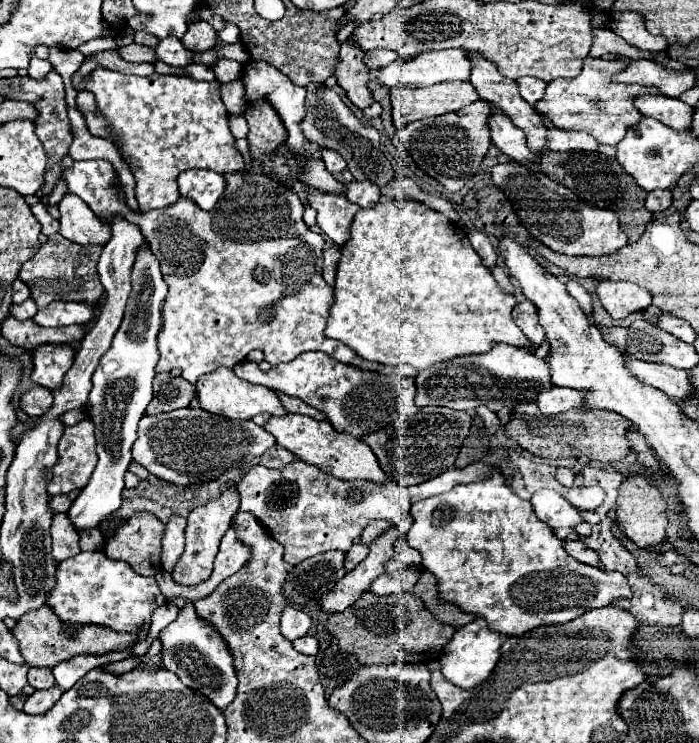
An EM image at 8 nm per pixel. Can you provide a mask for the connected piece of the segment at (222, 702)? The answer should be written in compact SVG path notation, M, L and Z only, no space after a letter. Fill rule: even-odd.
M187 603L183 609L179 609L177 619L159 633L159 641L163 651L161 661L165 663L165 669L175 673L181 683L201 691L219 709L225 709L235 699L237 675L233 667L233 655L229 653L229 647L217 629L213 629L209 621L197 617L193 603Z

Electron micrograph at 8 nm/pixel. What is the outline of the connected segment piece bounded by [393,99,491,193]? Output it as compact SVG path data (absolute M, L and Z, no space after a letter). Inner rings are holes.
M475 101L457 113L447 113L441 117L429 117L425 121L413 121L393 137L393 145L413 157L417 167L439 181L447 191L459 191L479 169L491 145L491 131L487 119L491 115L491 105L487 101Z

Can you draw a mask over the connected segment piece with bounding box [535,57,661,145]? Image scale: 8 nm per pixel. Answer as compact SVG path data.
M587 57L581 75L573 79L555 79L547 83L545 97L535 103L535 109L545 115L553 127L565 129L565 131L585 131L593 135L599 143L605 145L617 145L629 127L637 125L641 121L641 113L633 105L633 99L639 95L653 95L661 93L659 89L645 87L645 85L627 85L627 83L615 83L613 73L625 69L625 61L621 59L593 59Z

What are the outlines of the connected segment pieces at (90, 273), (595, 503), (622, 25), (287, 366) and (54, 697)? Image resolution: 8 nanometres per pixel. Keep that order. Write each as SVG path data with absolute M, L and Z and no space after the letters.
M55 233L39 247L33 259L29 259L21 271L19 279L31 289L31 299L37 303L38 310L45 309L51 301L81 301L97 305L103 299L103 285L97 277L97 261L101 245L77 245L67 241L63 235Z
M571 487L565 499L581 509L597 509L605 501L605 491L601 487Z
M621 11L621 13L613 13L611 15L611 23L609 25L619 37L623 37L629 45L635 45L637 49L643 49L643 51L653 51L653 53L659 53L659 51L665 51L667 49L667 41L665 37L657 37L657 35L651 35L647 29L645 29L645 19L635 13L635 11Z
M301 353L291 363L279 363L271 367L269 373L263 373L257 363L241 361L235 365L235 375L257 385L265 385L287 395L295 395L307 401L313 409L325 413L327 421L335 431L347 433L355 439L361 439L367 433L379 431L397 421L407 421L417 415L421 409L415 405L415 379L399 375L381 375L373 371L363 371L345 363L331 359L327 353Z
M57 685L51 687L51 689L35 691L31 697L27 697L23 711L29 713L29 715L43 715L43 713L47 713L47 711L59 701L61 693L63 693L63 691L61 691Z

